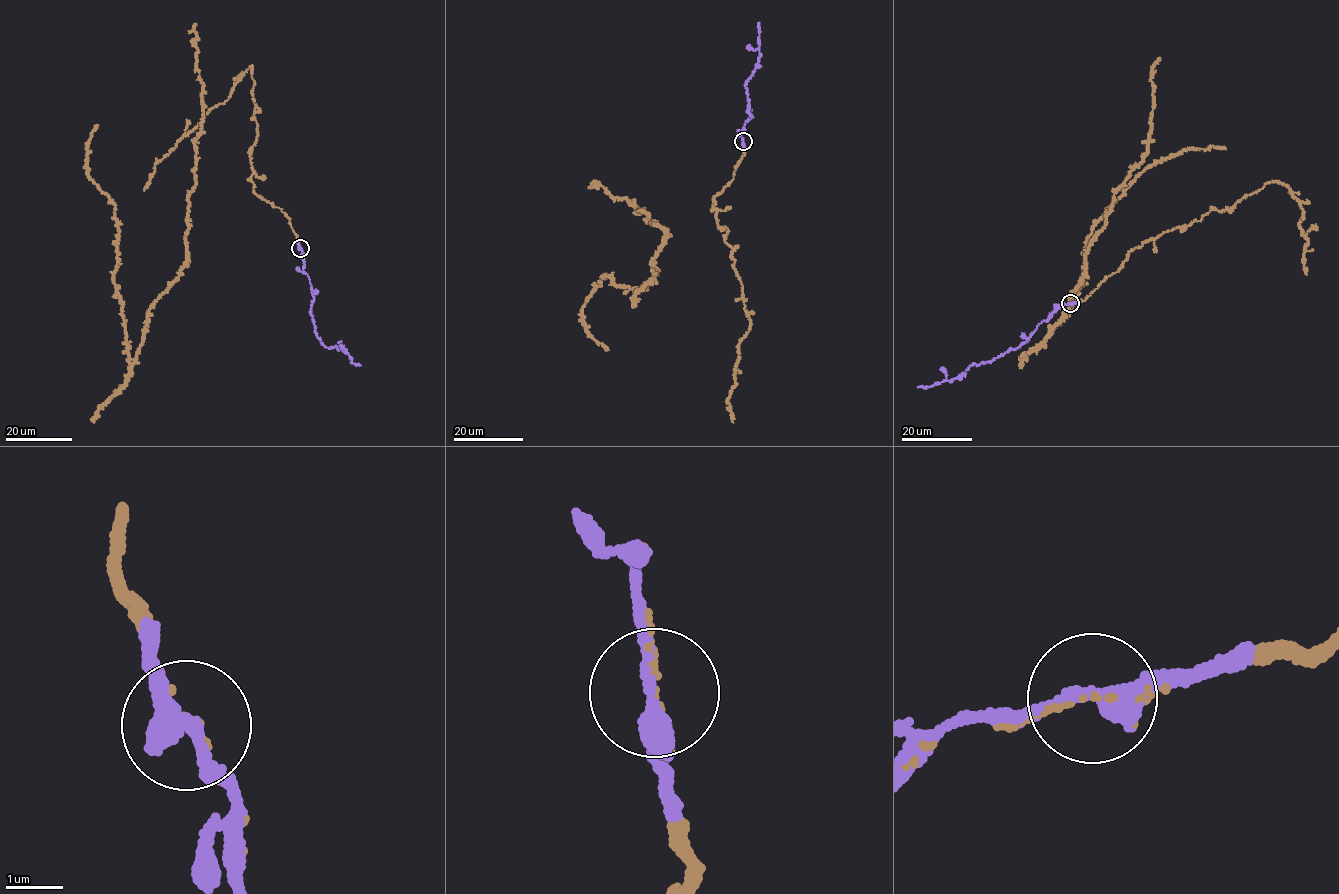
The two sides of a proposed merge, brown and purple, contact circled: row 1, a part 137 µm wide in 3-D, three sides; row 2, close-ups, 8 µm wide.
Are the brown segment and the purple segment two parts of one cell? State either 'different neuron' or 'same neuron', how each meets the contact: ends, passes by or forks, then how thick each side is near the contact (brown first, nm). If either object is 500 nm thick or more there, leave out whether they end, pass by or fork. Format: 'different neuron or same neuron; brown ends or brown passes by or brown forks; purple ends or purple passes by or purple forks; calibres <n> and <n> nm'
same neuron; brown passes by; purple passes by; calibres 60 and 340 nm

